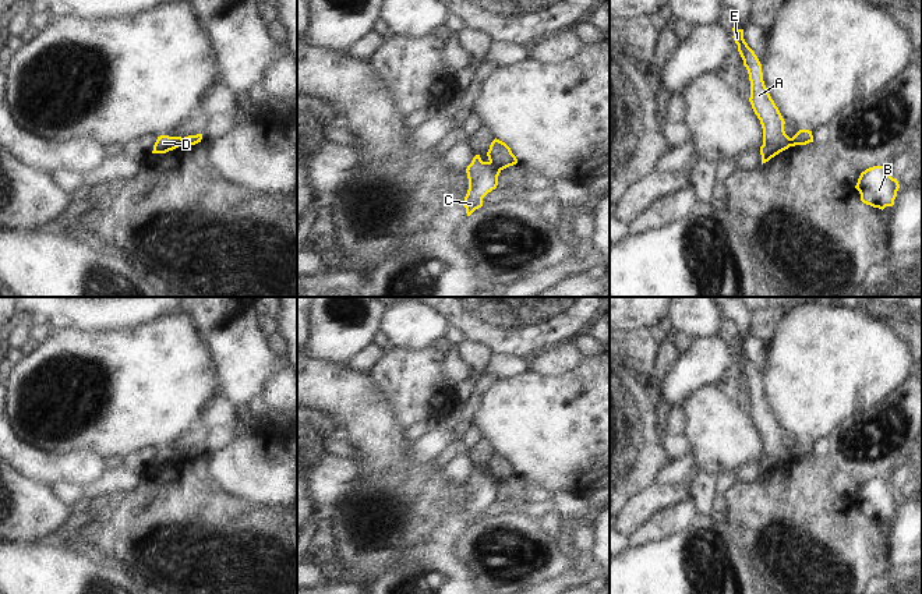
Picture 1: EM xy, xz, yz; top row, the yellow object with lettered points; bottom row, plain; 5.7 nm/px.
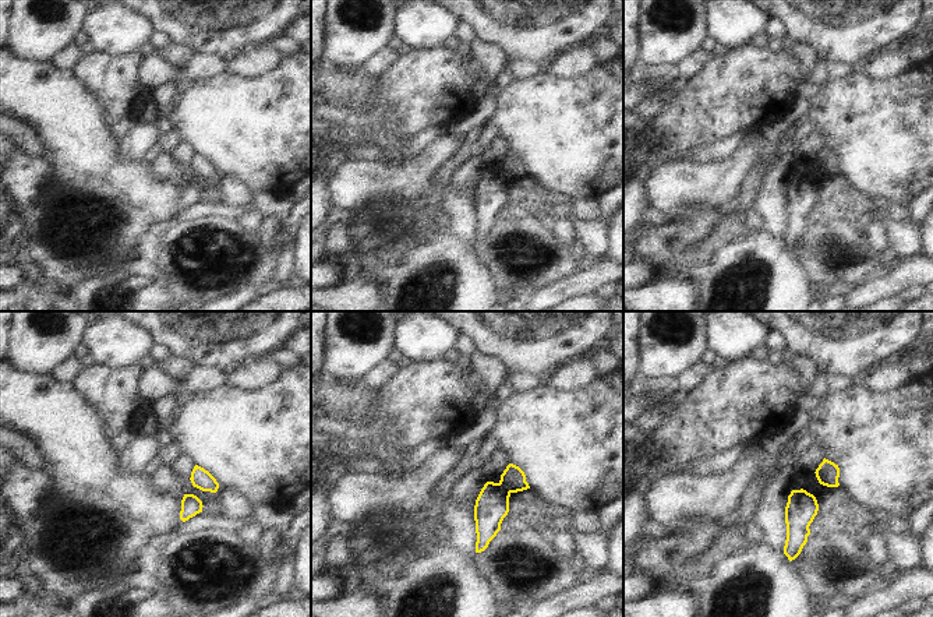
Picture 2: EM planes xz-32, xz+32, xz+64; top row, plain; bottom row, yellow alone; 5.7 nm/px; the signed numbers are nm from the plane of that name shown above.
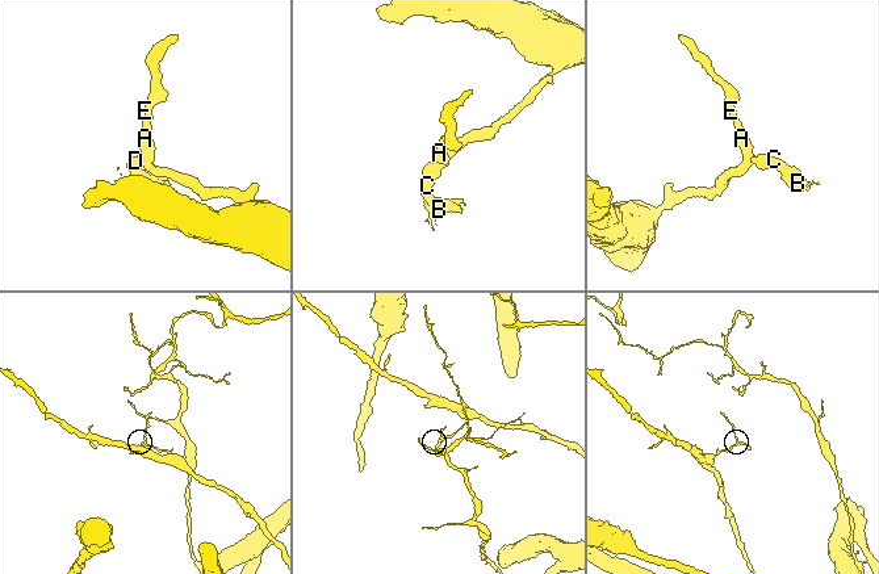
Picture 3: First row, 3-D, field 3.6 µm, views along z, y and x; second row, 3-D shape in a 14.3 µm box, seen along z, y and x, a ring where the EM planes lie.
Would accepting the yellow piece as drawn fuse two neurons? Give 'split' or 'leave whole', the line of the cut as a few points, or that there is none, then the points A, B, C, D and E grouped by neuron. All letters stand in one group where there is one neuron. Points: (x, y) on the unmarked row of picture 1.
split; cut in xz along (488, 474), (501, 481); A E / B C D

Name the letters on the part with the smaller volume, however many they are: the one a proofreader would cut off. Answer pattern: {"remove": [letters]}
{"remove": ["B", "C", "D"]}

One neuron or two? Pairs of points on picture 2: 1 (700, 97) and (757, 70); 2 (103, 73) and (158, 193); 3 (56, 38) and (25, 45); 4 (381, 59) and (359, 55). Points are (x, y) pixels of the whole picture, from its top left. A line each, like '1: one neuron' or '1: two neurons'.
1: one neuron
2: two neurons
3: one neuron
4: two neurons

